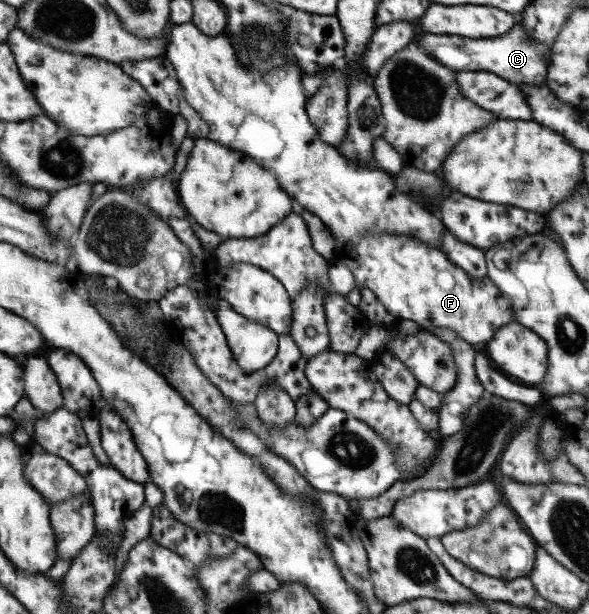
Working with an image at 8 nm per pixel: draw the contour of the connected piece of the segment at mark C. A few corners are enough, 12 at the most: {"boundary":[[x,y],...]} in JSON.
{"boundary":[[518,21],[468,41],[418,41],[454,71],[490,71],[514,85],[545,83],[551,48]]}

